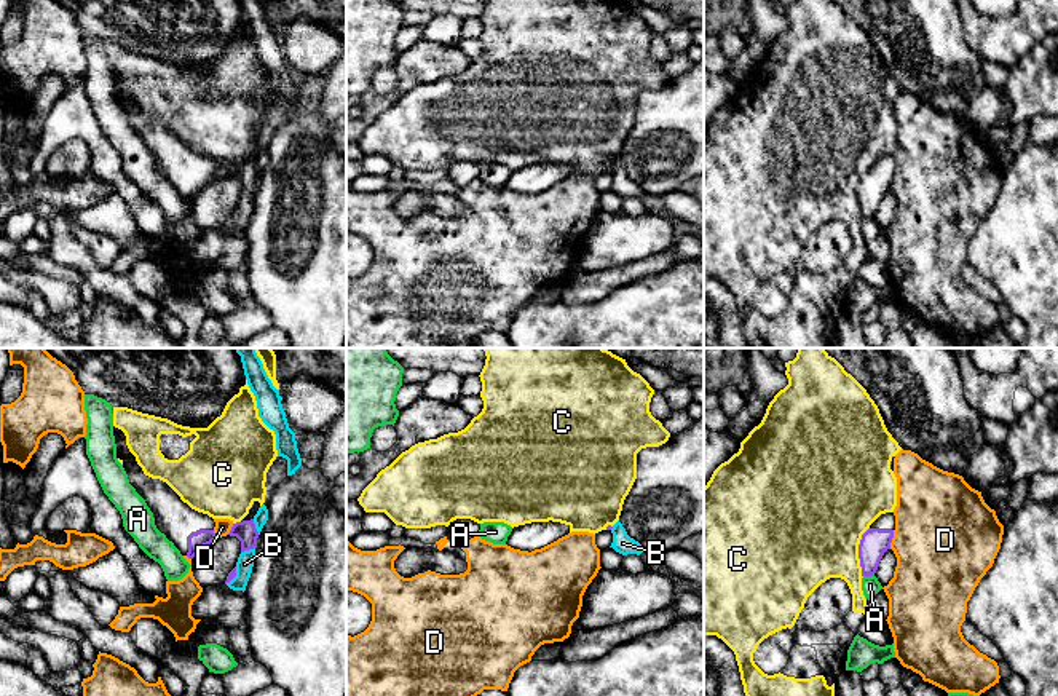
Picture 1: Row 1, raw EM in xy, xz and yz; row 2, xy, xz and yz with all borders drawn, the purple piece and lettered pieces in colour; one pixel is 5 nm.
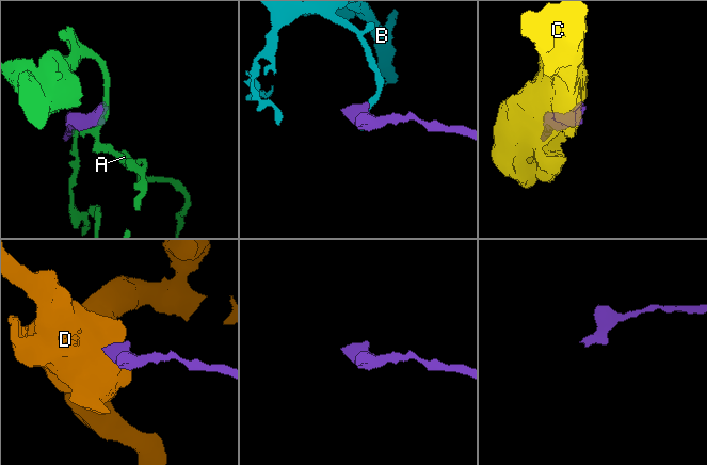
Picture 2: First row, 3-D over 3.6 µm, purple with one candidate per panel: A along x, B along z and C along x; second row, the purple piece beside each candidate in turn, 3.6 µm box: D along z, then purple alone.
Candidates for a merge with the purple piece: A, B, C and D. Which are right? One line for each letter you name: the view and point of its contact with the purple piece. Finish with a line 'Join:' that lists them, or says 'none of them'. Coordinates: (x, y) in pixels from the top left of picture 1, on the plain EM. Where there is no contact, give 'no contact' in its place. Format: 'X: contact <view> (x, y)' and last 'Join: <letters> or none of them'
Join: none of them

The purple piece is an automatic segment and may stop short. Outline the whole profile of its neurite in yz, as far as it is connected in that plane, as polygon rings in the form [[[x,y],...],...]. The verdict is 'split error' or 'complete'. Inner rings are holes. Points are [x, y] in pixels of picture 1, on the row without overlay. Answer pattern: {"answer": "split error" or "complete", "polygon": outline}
{"answer": "split error", "polygon": [[[886,155],[881,156],[862,177],[859,187],[862,219],[871,219],[876,216],[884,195],[890,192],[894,172],[895,172],[895,158],[894,155]]]}

